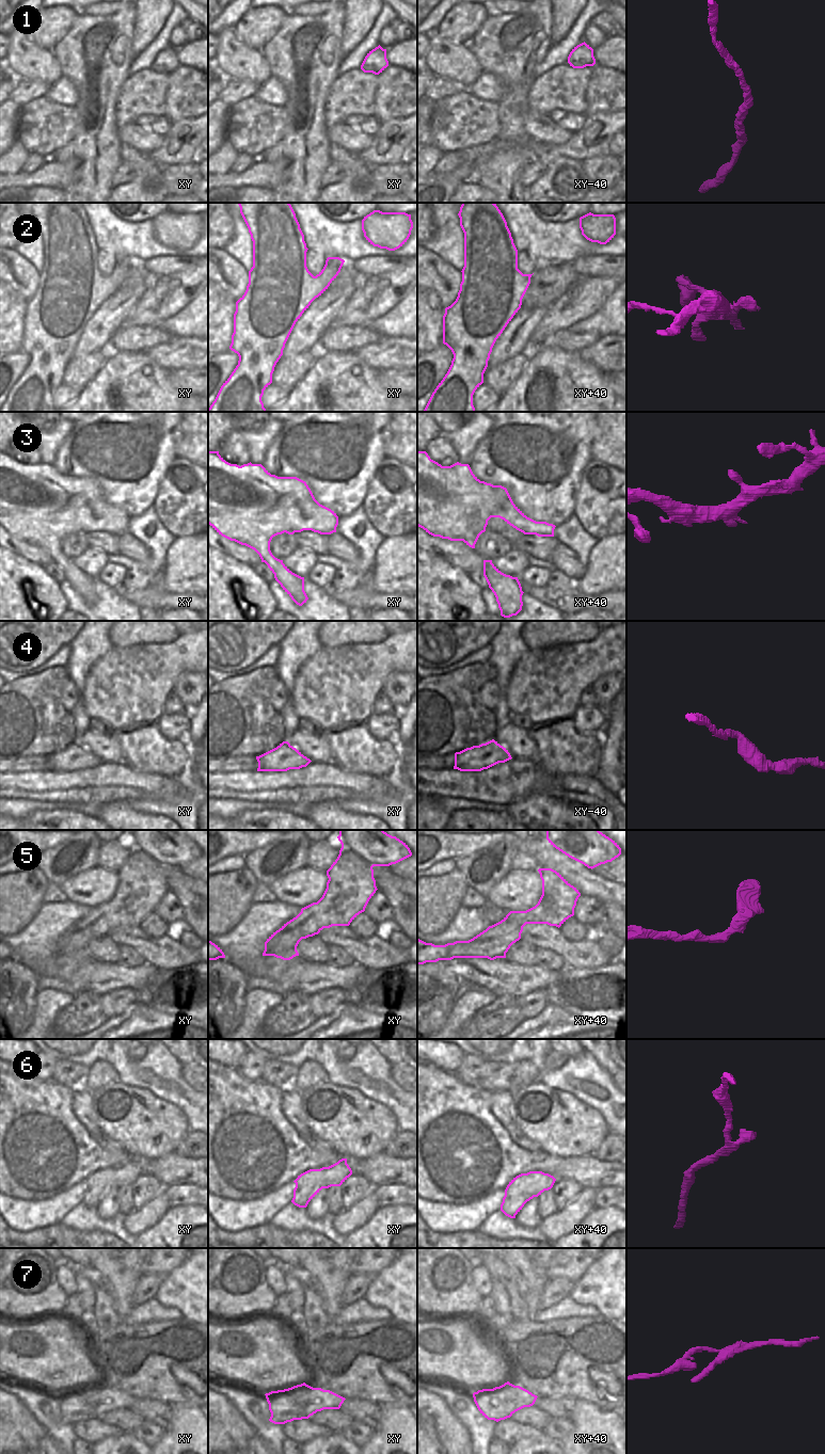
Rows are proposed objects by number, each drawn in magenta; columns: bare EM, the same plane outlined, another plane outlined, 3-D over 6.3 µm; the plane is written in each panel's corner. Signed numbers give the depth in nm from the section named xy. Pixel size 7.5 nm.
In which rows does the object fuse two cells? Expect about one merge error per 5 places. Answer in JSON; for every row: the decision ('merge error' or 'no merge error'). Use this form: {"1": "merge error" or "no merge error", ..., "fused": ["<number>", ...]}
{"1": "no merge error", "2": "no merge error", "3": "no merge error", "4": "no merge error", "5": "no merge error", "6": "no merge error", "7": "no merge error", "fused": []}

